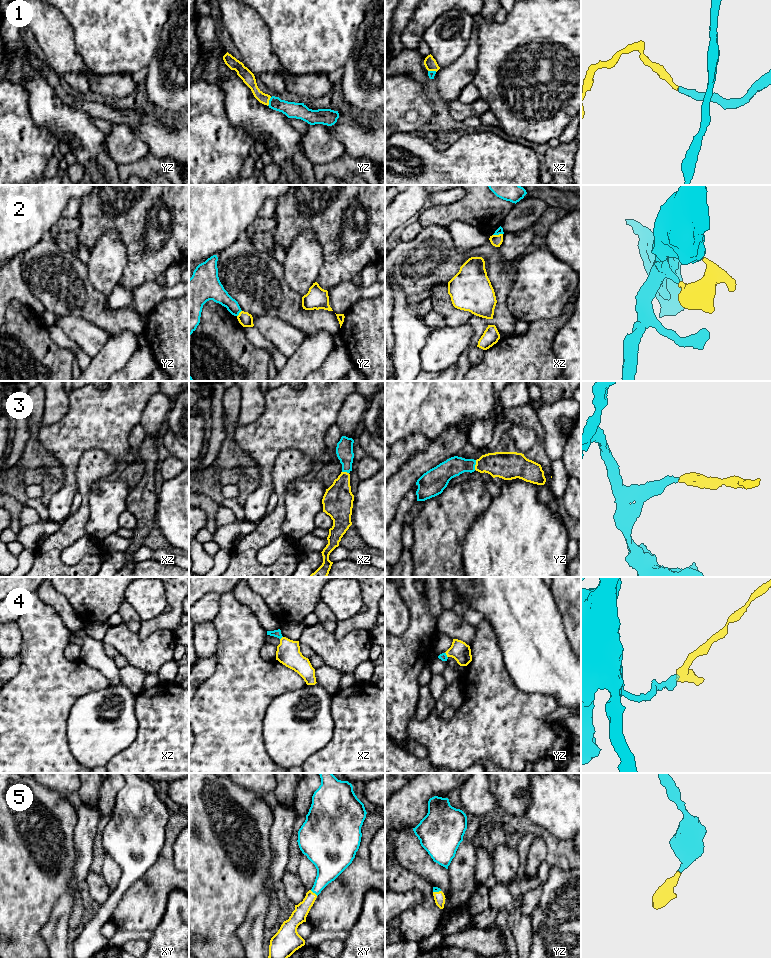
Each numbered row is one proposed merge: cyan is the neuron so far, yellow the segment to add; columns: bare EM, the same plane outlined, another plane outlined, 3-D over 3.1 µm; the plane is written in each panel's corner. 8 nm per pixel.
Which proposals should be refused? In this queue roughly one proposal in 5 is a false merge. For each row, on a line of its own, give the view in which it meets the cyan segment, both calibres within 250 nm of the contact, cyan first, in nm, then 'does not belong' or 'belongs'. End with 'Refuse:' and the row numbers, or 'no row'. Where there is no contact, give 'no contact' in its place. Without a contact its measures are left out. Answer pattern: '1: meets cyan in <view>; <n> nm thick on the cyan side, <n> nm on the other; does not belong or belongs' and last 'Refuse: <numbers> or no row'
1: meets cyan in yz; 130 nm thick on the cyan side, 100 nm on the other; belongs
2: meets cyan in yz; 140 nm thick on the cyan side, 110 nm on the other; does not belong
3: meets cyan in yz; 160 nm thick on the cyan side, 220 nm on the other; belongs
4: meets cyan in xz; 60 nm thick on the cyan side, 190 nm on the other; belongs
5: meets cyan in xy; 220 nm thick on the cyan side, 120 nm on the other; belongs
Refuse: 2

